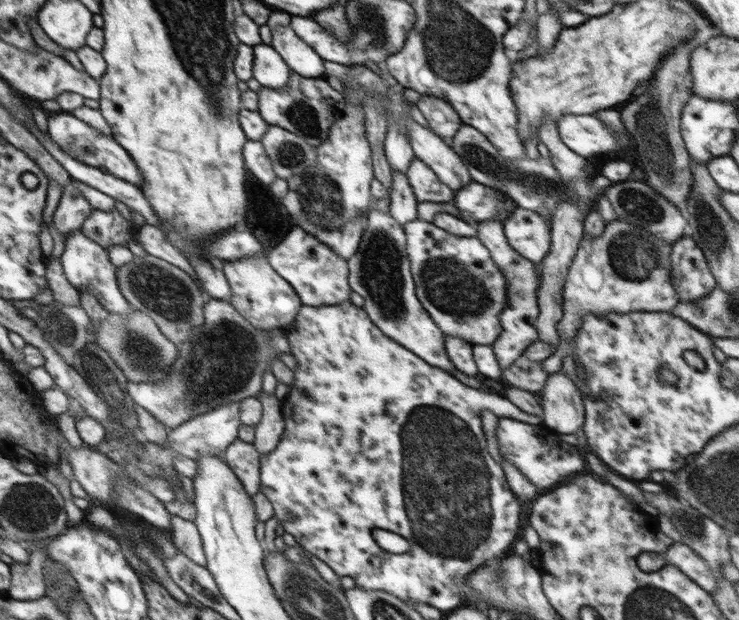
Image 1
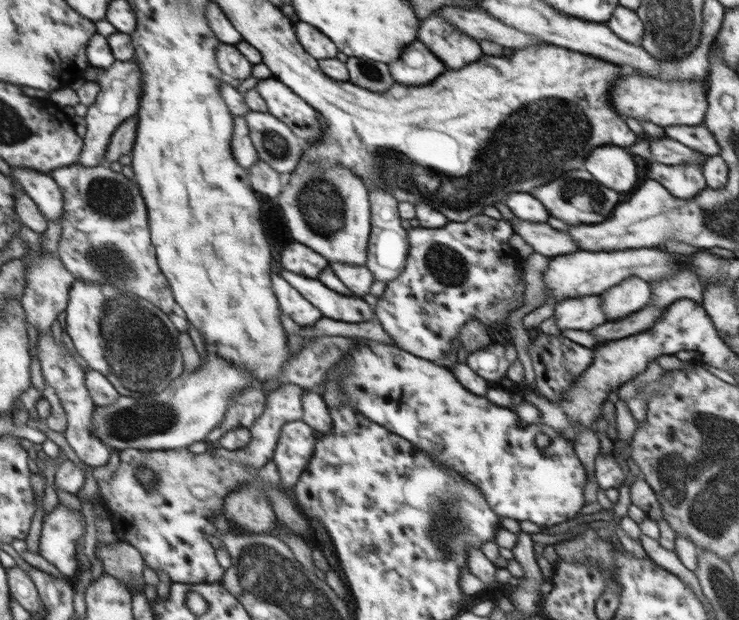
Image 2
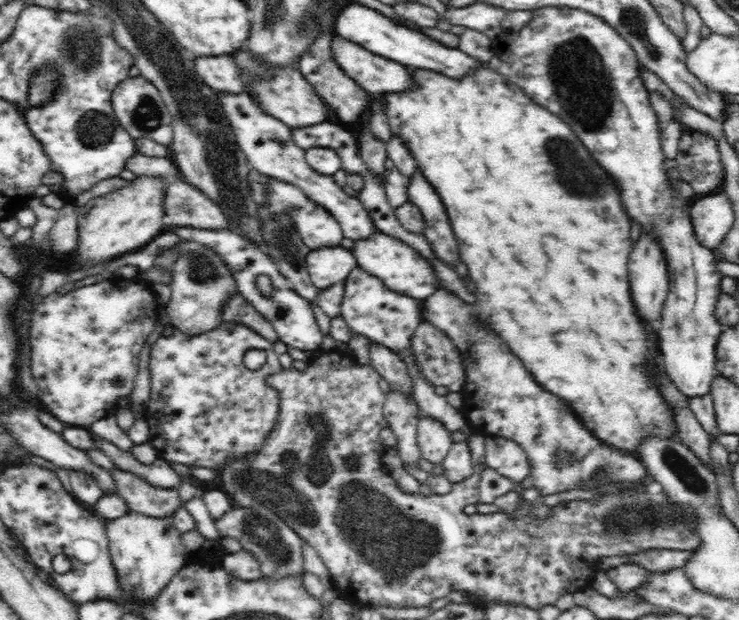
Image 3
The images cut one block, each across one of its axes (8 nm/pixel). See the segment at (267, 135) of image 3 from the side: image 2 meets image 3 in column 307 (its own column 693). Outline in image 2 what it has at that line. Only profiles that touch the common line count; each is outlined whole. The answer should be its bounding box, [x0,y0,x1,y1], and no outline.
[648,163,707,199]

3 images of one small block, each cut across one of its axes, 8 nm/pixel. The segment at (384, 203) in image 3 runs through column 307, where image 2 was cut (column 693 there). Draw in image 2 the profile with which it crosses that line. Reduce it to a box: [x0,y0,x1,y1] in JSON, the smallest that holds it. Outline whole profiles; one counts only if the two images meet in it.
[664,126,720,157]

